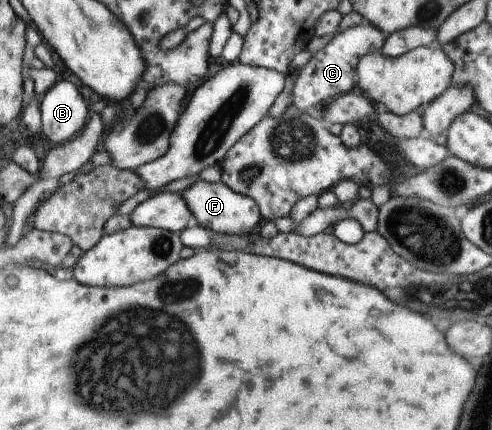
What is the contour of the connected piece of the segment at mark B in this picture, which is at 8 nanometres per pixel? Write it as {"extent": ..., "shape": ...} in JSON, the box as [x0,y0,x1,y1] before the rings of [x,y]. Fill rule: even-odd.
{"extent":[38,79,87,144],"shape":[[[57,79],[41,97],[38,103],[40,117],[40,136],[48,139],[50,144],[60,144],[76,137],[82,131],[87,117],[87,106],[79,91],[67,81]]]}

